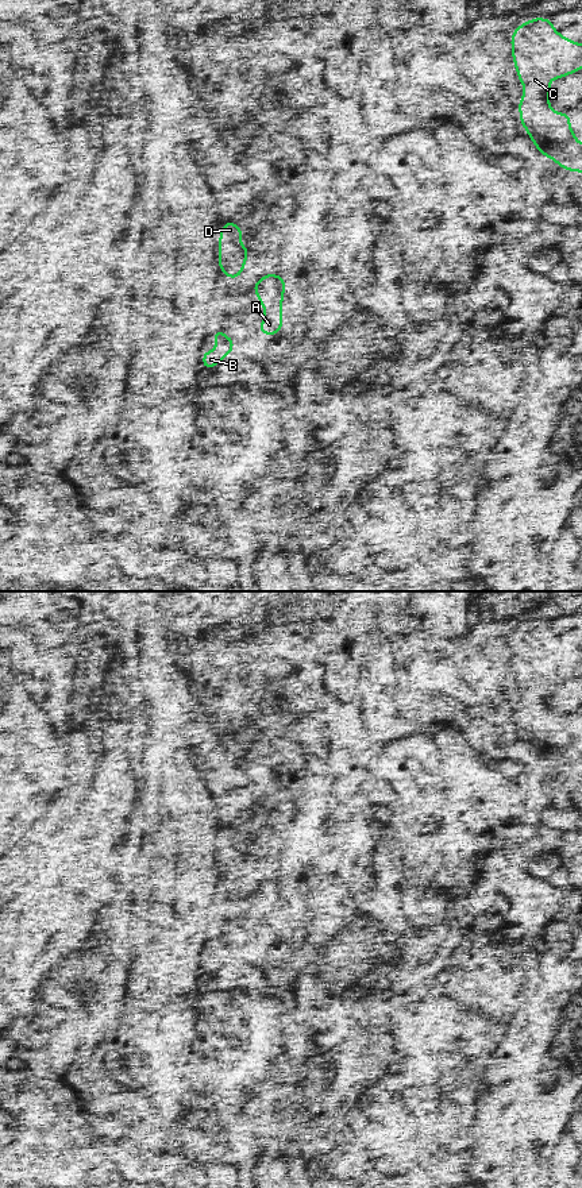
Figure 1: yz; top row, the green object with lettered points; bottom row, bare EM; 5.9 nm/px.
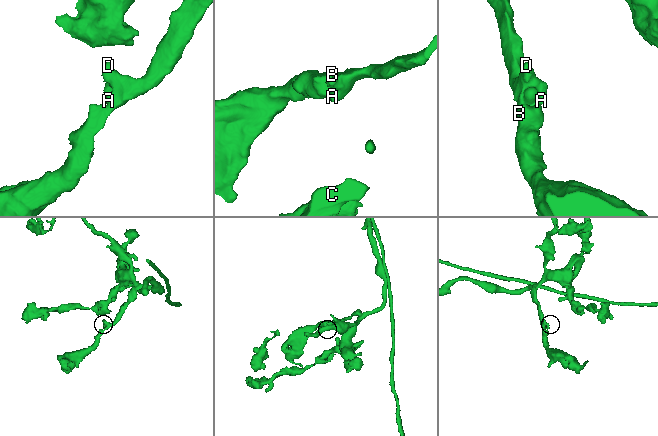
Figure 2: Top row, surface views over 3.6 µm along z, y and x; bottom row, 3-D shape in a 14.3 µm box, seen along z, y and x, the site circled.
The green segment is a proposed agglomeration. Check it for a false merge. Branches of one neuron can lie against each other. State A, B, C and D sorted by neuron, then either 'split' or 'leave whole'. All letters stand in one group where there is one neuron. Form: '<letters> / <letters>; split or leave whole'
A B C D; leave whole

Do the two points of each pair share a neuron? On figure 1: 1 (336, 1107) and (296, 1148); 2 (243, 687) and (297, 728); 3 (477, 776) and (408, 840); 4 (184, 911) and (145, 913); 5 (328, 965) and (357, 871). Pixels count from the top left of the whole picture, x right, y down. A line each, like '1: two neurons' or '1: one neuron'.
1: one neuron
2: one neuron
3: one neuron
4: one neuron
5: one neuron

